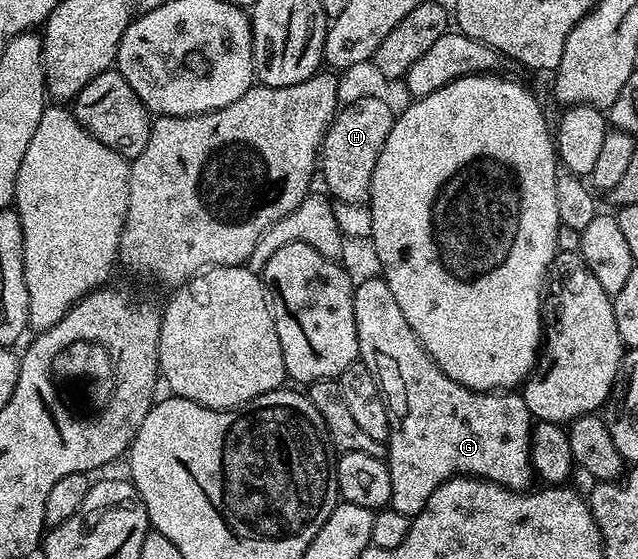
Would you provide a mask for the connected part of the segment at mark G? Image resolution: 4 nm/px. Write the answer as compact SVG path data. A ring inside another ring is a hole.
M374 276L367 281L354 285L354 297L352 298L352 314L356 318L356 338L358 339L358 354L361 363L370 367L372 374L378 377L378 387L382 390L382 396L386 399L386 409L390 415L390 438L388 441L388 463L390 466L390 477L392 478L392 494L390 504L400 514L415 517L421 512L422 507L432 498L432 494L444 481L454 476L477 476L479 480L490 480L505 488L515 490L526 490L531 487L530 480L535 479L534 468L530 465L530 429L532 417L528 406L521 394L514 390L499 390L496 392L475 392L472 388L466 388L460 382L448 378L444 370L436 366L436 362L424 350L424 346L416 338L412 326L408 326L408 318L404 318L404 310L396 306L396 298L392 298L392 290L386 281Z

